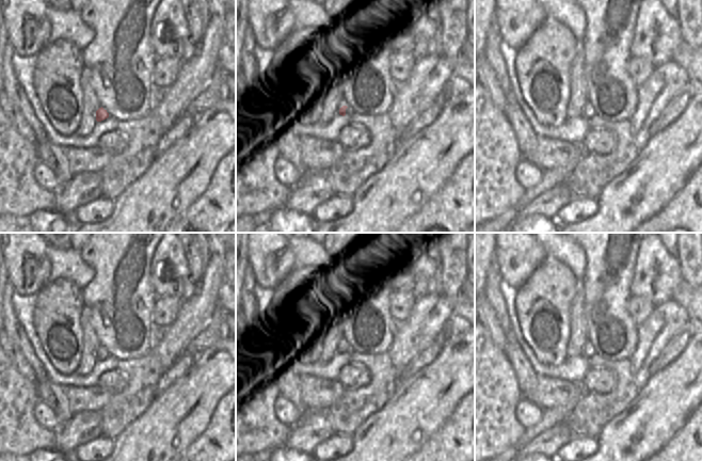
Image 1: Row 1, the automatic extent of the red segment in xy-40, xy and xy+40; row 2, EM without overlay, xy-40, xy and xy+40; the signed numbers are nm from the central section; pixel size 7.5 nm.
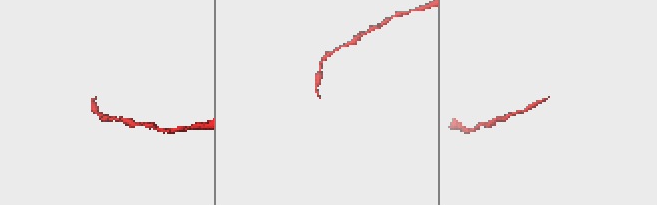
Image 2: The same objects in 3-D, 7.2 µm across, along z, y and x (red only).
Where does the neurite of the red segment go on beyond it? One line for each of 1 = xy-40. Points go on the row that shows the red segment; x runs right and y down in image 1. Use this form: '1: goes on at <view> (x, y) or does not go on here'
1: does not go on here

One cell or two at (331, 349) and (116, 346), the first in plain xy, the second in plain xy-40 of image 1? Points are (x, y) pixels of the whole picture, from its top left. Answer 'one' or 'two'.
two

